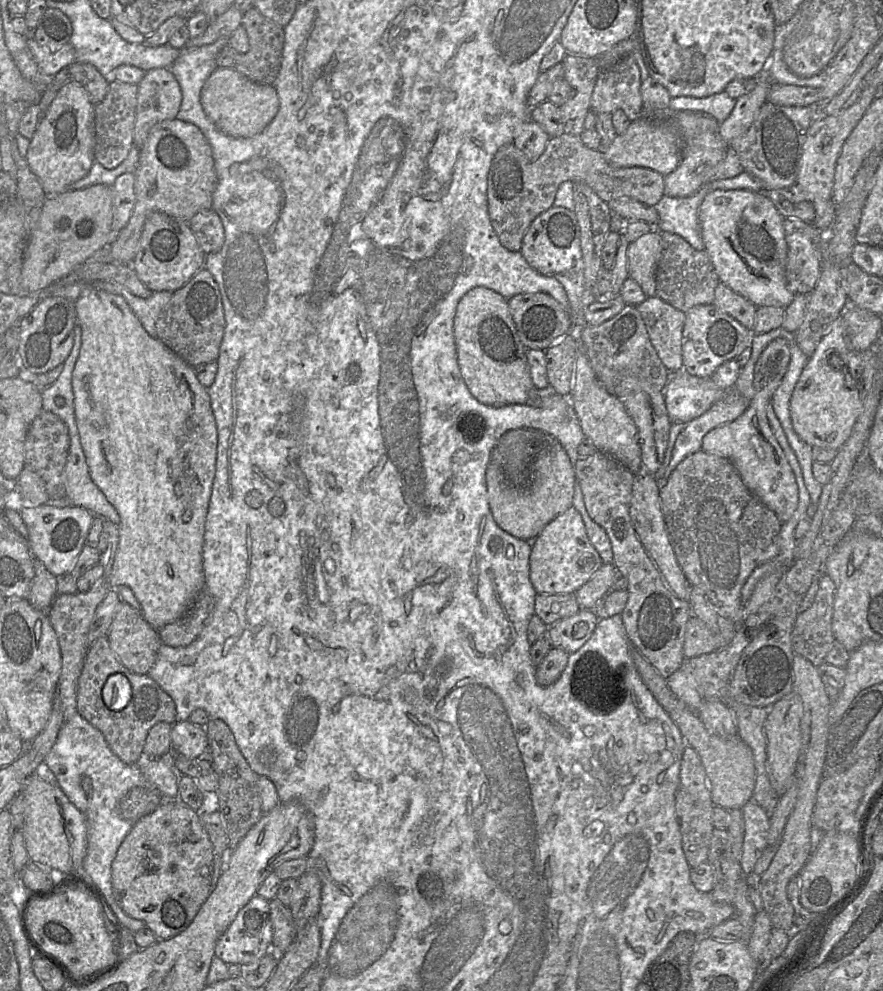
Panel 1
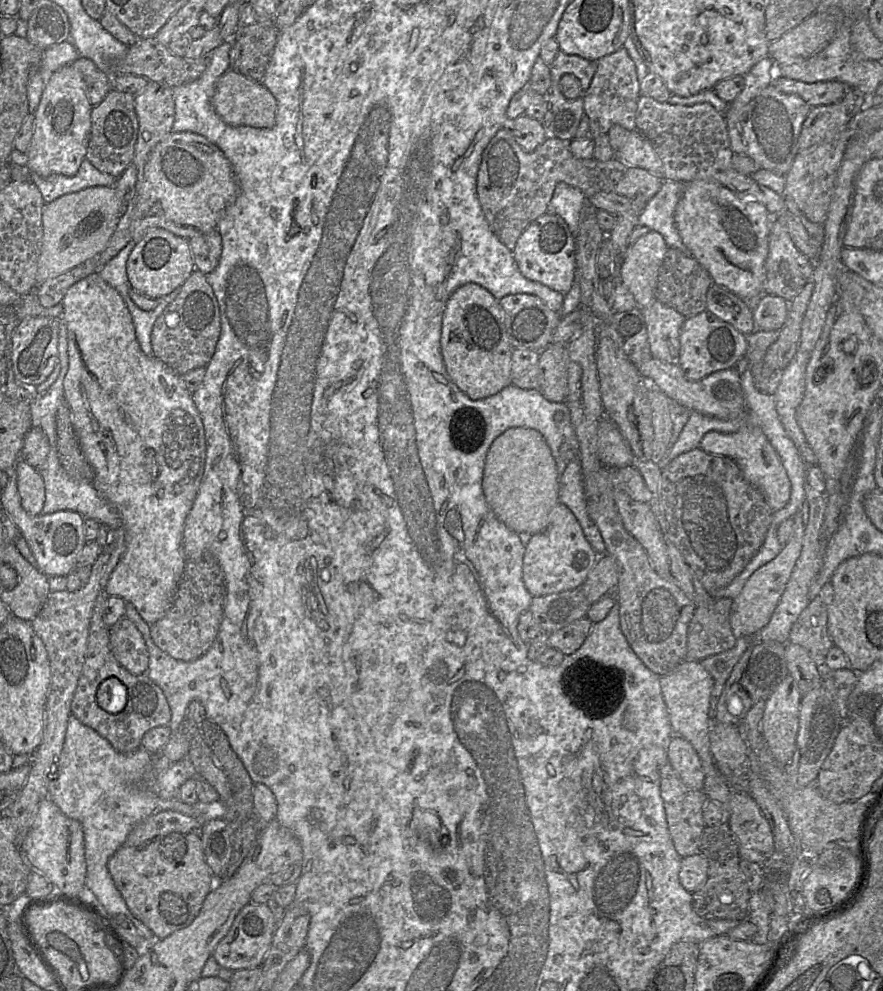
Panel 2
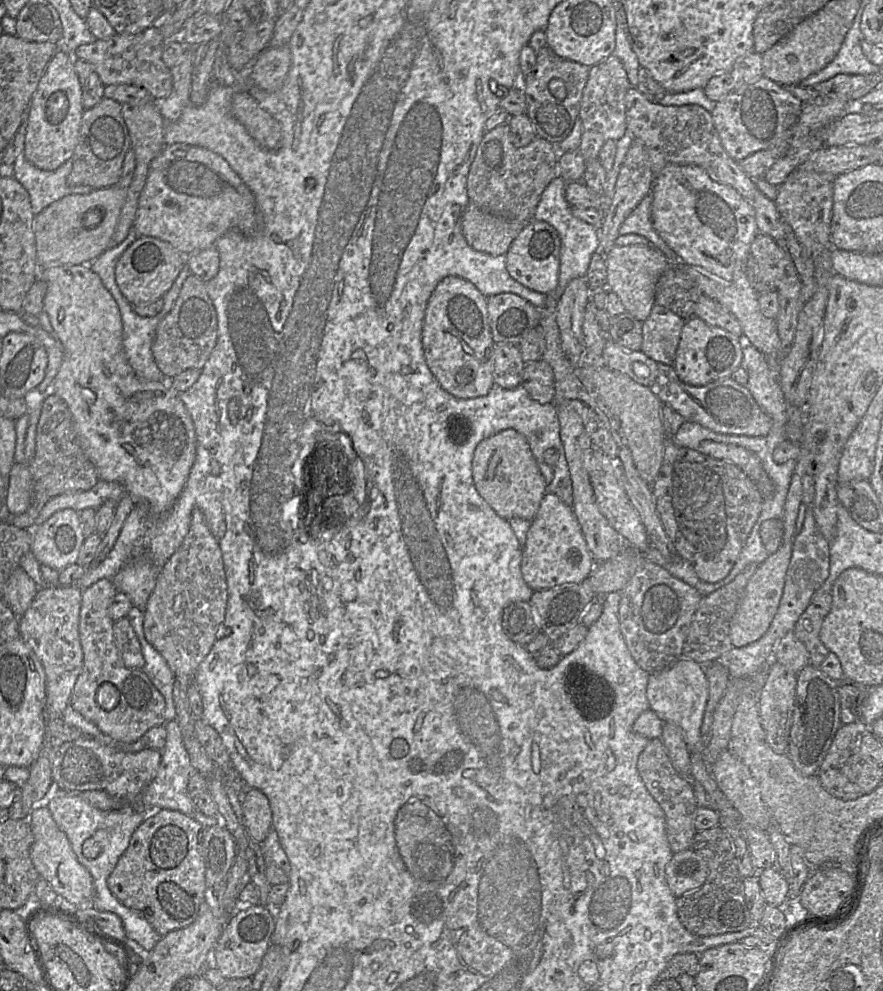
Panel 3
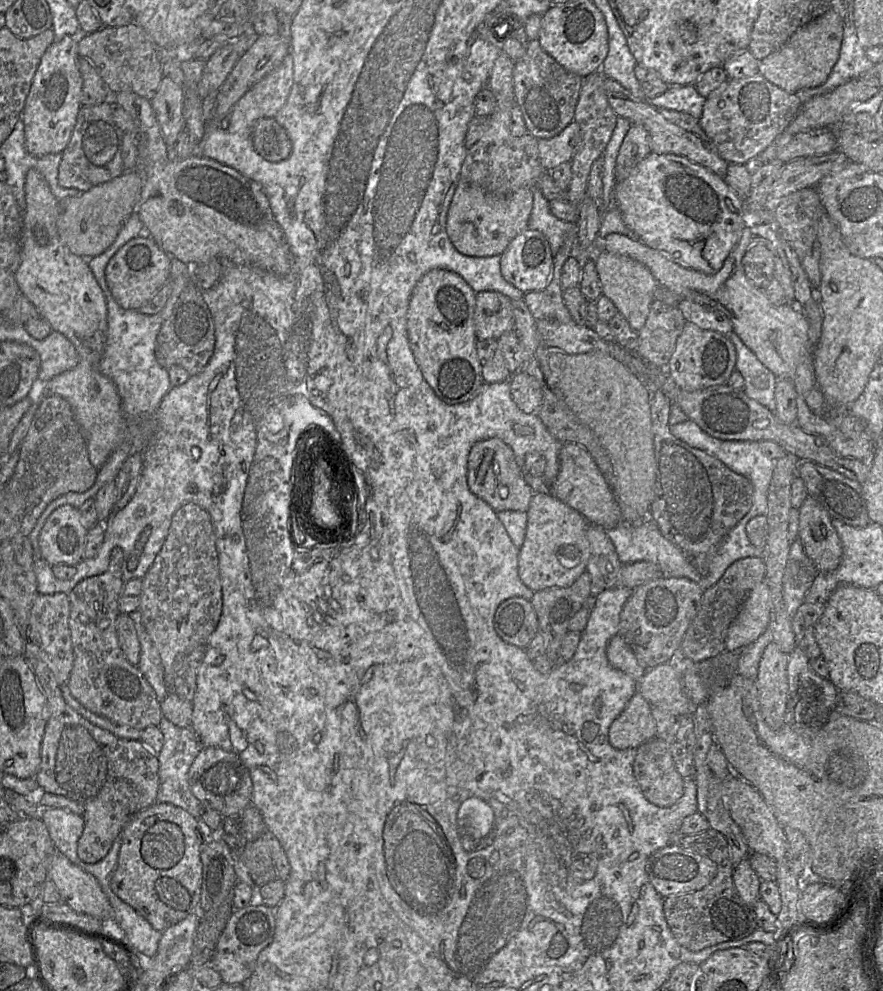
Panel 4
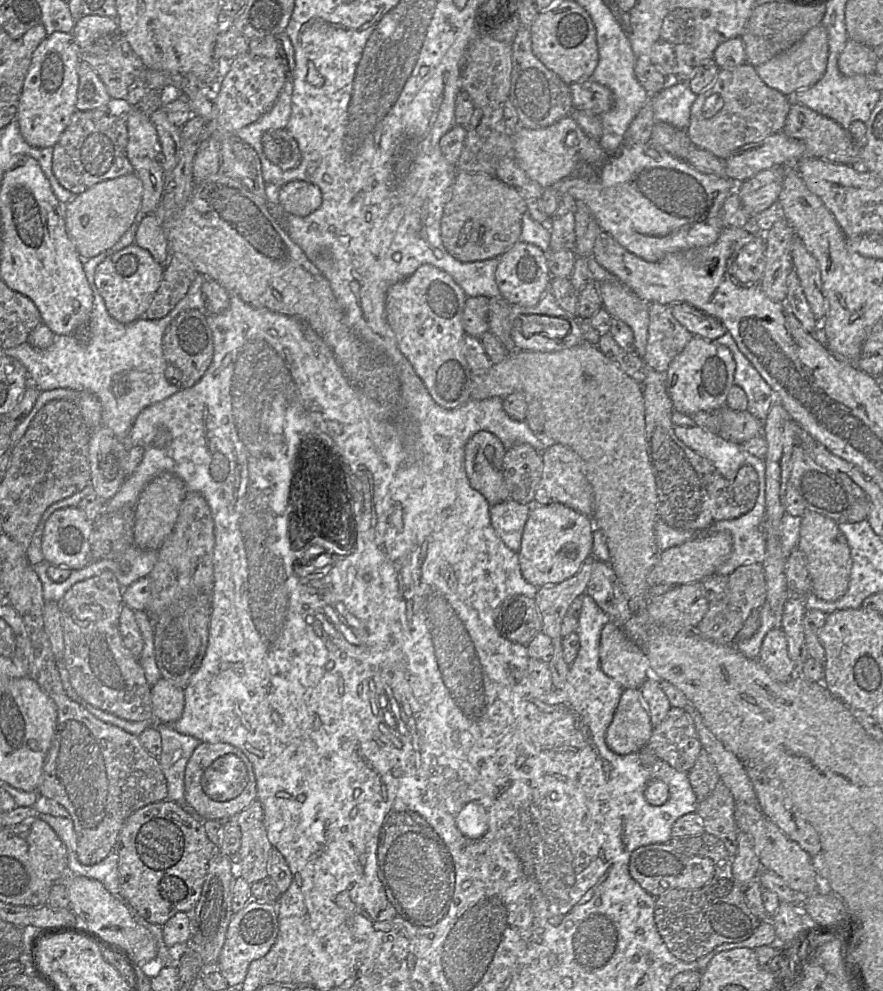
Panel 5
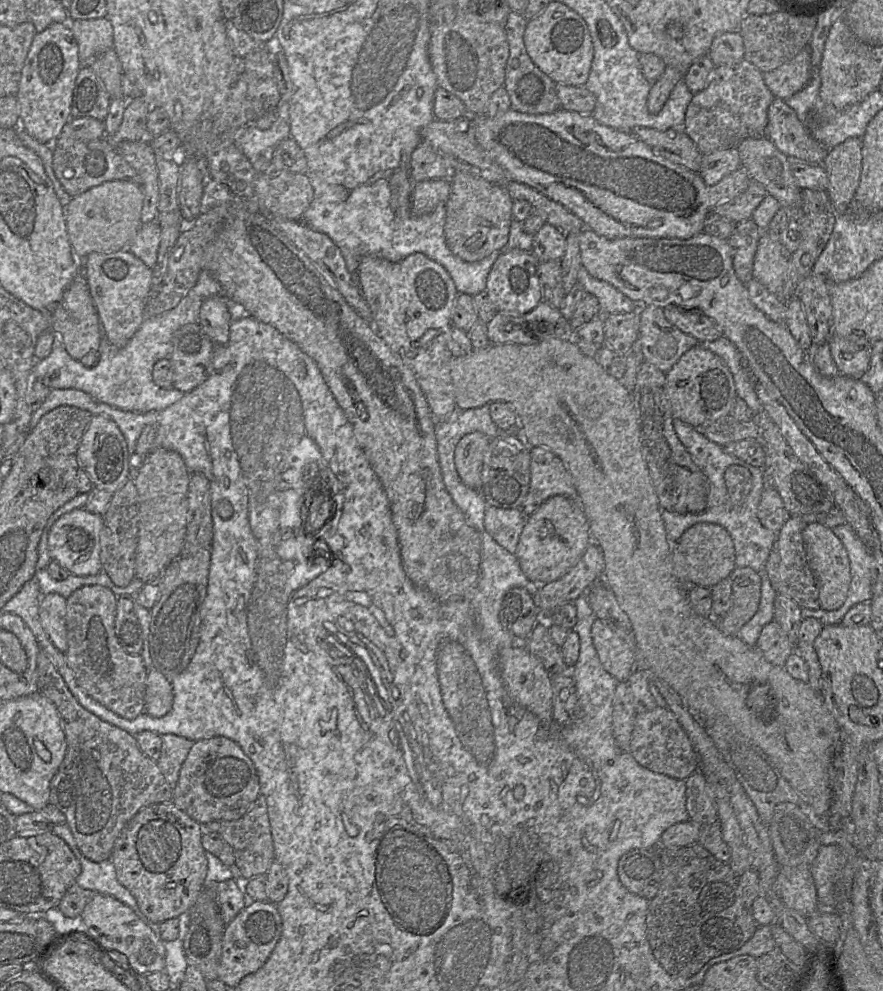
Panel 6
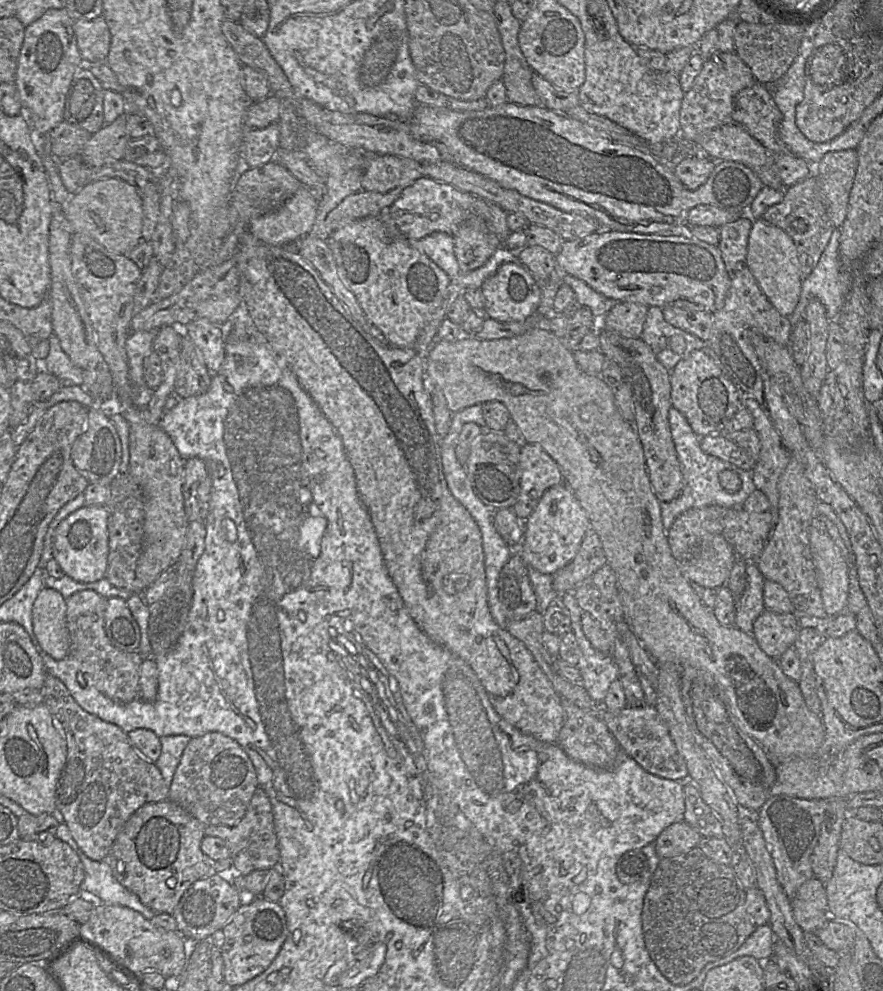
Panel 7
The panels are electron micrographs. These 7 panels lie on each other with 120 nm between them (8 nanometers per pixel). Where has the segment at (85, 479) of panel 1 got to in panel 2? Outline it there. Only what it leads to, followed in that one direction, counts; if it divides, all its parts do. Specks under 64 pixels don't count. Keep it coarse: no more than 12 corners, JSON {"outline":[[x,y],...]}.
{"outline":[[57,445],[36,470],[45,487],[41,513],[78,512],[111,529],[119,513],[92,482],[60,465]]}

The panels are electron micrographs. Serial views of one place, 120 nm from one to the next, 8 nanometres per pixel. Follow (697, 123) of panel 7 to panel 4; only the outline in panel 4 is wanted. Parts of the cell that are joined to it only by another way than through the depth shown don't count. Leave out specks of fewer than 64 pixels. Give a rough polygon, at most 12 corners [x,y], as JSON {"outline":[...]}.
{"outline":[[763,75],[728,79],[699,124],[749,166],[803,101]]}

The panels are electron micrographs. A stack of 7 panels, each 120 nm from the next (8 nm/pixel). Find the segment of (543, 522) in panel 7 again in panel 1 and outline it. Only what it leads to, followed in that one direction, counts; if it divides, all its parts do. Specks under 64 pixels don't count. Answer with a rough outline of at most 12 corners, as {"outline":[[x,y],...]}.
{"outline":[[570,507],[536,537],[537,594],[575,593],[603,564]]}

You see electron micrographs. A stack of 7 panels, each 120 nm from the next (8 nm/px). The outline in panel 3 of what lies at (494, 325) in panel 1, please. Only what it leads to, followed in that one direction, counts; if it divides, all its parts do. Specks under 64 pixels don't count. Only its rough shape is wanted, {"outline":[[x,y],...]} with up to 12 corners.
{"outline":[[447,276],[426,306],[429,370],[452,396],[494,385],[487,298]]}

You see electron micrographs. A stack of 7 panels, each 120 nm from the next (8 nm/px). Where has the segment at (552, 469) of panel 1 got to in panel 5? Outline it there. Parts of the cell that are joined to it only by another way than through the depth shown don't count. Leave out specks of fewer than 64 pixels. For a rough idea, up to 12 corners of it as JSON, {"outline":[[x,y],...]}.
{"outline":[[476,432],[466,476],[491,506],[508,500],[499,438]]}

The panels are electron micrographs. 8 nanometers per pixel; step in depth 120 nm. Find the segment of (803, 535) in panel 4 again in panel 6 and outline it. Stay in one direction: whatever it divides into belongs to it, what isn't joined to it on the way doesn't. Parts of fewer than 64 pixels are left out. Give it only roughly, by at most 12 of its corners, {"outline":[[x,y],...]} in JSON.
{"outline":[[806,524],[802,540],[820,609],[839,609],[849,558],[831,528]]}

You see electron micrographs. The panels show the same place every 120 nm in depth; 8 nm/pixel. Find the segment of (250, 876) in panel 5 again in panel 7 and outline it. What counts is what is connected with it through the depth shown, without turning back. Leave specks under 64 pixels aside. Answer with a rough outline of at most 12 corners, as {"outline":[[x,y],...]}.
{"outline":[[257,787],[235,826],[206,826],[222,839],[233,874],[279,867],[270,799]]}

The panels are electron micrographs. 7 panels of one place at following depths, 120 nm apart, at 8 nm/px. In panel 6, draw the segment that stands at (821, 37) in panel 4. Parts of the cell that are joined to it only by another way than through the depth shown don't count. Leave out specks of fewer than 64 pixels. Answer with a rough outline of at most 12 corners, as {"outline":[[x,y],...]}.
{"outline":[[808,43],[793,59],[763,73],[773,96],[785,100],[810,81]]}

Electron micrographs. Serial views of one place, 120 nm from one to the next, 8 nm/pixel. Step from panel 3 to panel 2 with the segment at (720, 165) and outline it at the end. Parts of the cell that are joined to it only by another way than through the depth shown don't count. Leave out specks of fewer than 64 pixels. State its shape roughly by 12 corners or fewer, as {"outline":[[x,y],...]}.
{"outline":[[640,95],[636,130],[664,181],[706,180],[786,211],[784,196],[732,165],[724,115]]}

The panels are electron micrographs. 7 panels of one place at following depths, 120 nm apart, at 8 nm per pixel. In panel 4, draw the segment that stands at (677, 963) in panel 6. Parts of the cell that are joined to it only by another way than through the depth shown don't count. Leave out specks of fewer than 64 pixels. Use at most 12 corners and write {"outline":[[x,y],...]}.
{"outline":[[681,836],[717,873],[701,890],[664,898],[676,941],[690,951],[757,927],[734,885],[726,838]]}

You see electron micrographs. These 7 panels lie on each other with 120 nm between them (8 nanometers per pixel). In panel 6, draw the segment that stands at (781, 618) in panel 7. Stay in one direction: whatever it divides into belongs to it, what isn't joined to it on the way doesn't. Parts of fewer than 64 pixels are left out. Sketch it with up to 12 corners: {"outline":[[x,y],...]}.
{"outline":[[772,620],[756,647],[765,659],[783,667],[794,647]]}

